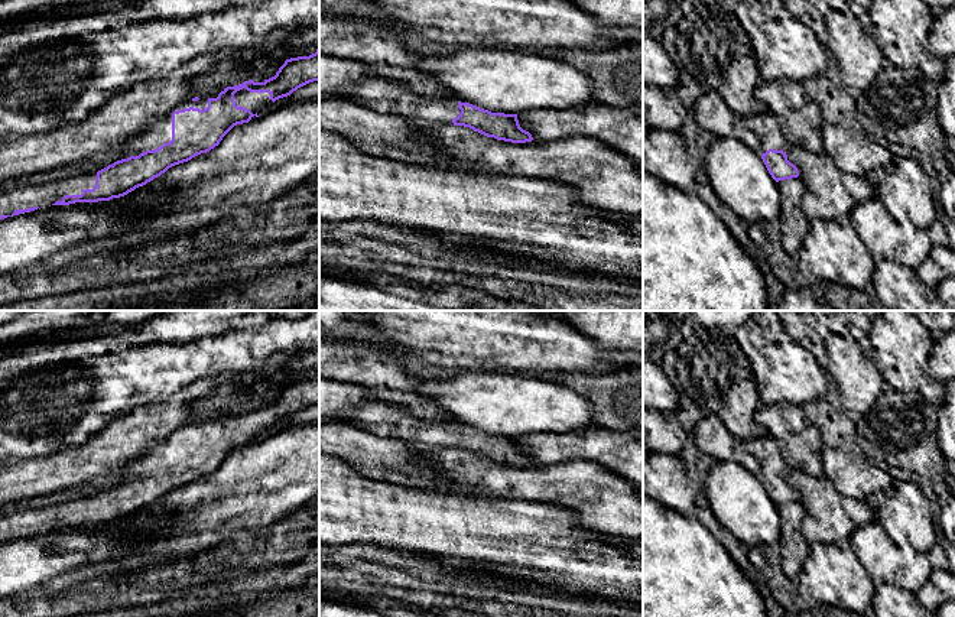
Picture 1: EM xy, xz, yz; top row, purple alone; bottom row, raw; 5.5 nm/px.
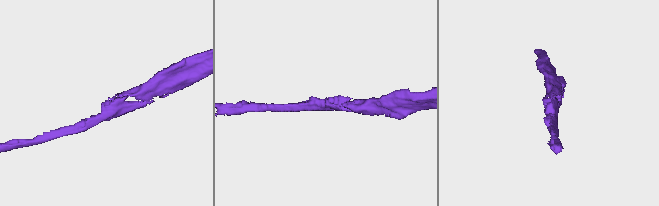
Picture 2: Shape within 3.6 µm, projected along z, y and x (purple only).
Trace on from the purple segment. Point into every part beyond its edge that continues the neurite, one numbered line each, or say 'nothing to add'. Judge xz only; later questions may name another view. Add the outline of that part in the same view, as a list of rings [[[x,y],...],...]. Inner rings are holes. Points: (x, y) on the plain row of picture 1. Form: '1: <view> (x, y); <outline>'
1: xz (377, 418); [[[374,400],[361,405],[341,420],[379,436],[445,449],[454,448],[452,444],[461,436],[457,422],[429,422]]]

